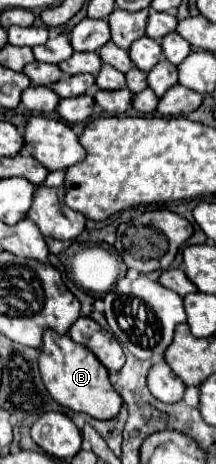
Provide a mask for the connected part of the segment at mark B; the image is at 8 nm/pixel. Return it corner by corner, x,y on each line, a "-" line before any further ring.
52,330
44,332
38,364
46,390
60,406
70,408
74,412
86,412
96,420
112,420
120,412
122,398
114,390
108,378
108,370
100,364
100,360
96,360
94,354
88,354
88,348
72,342
66,334
60,336

